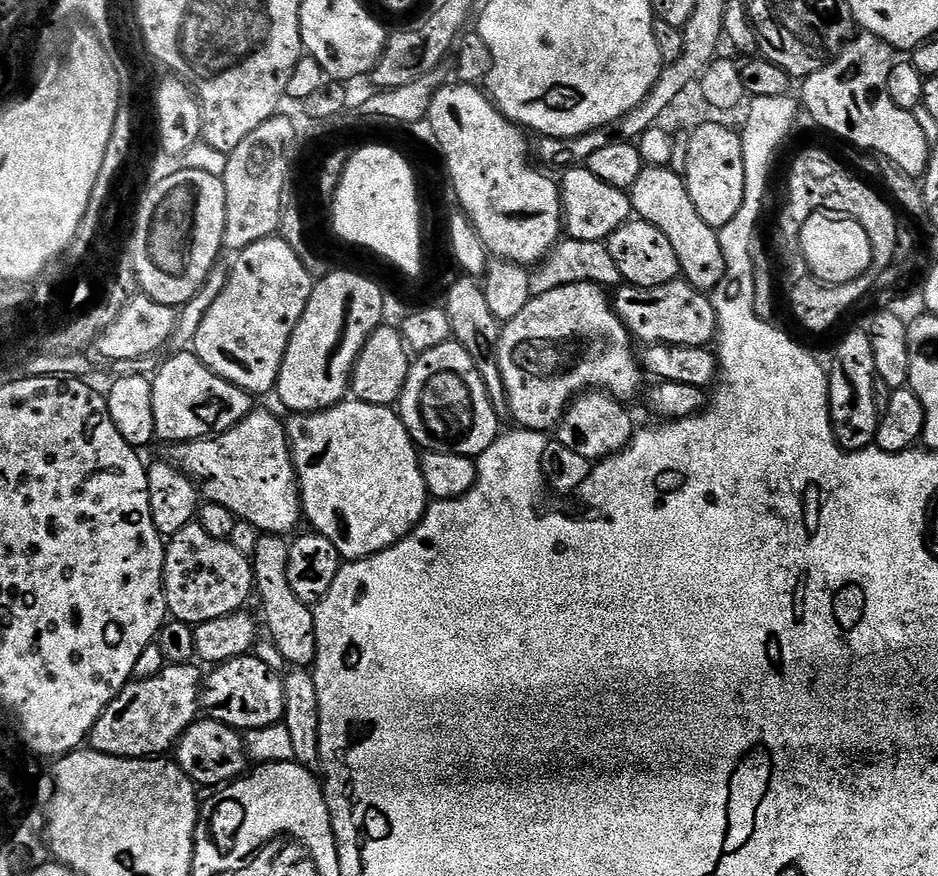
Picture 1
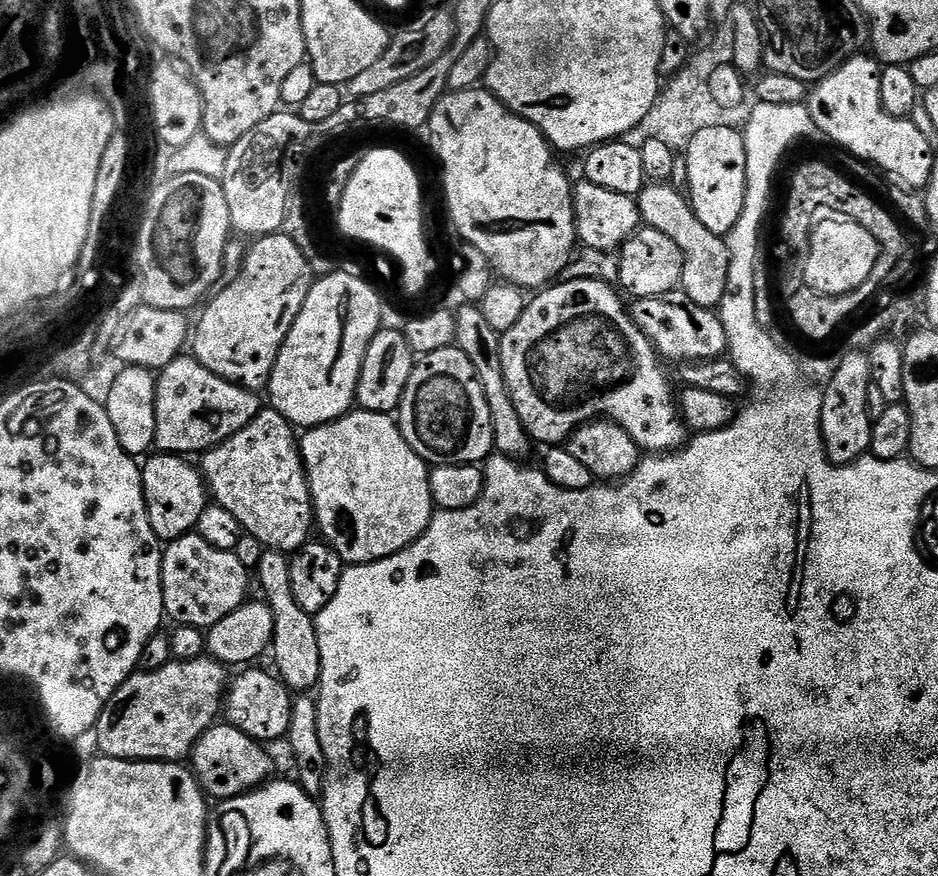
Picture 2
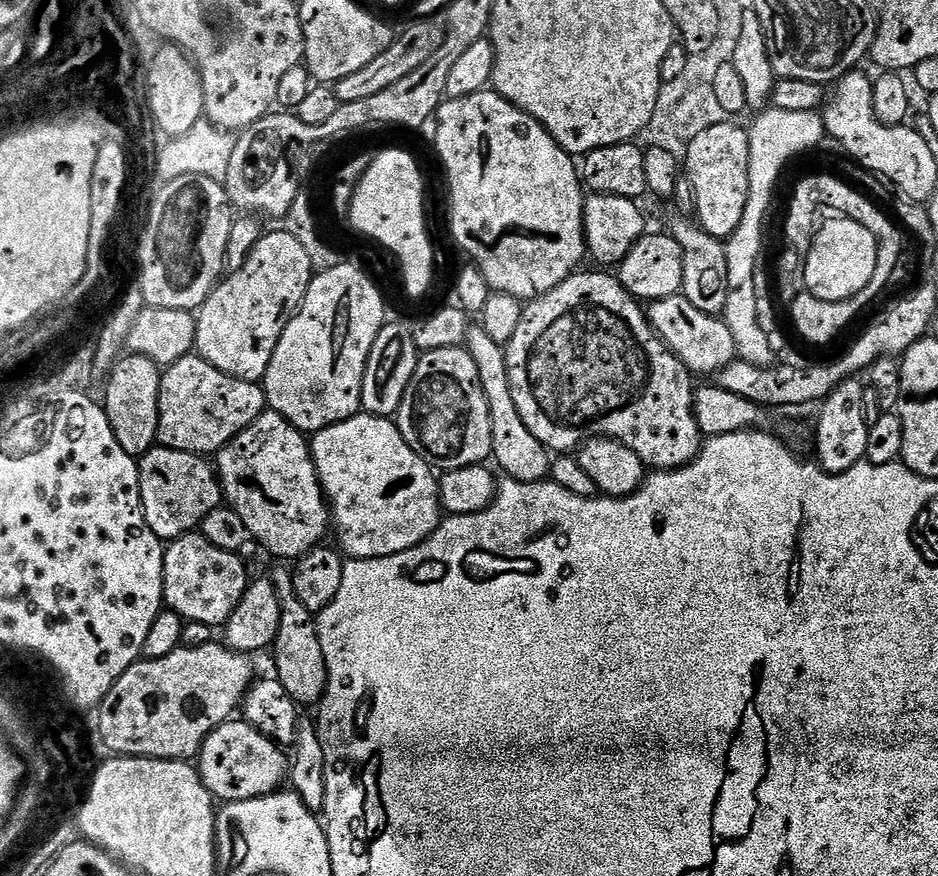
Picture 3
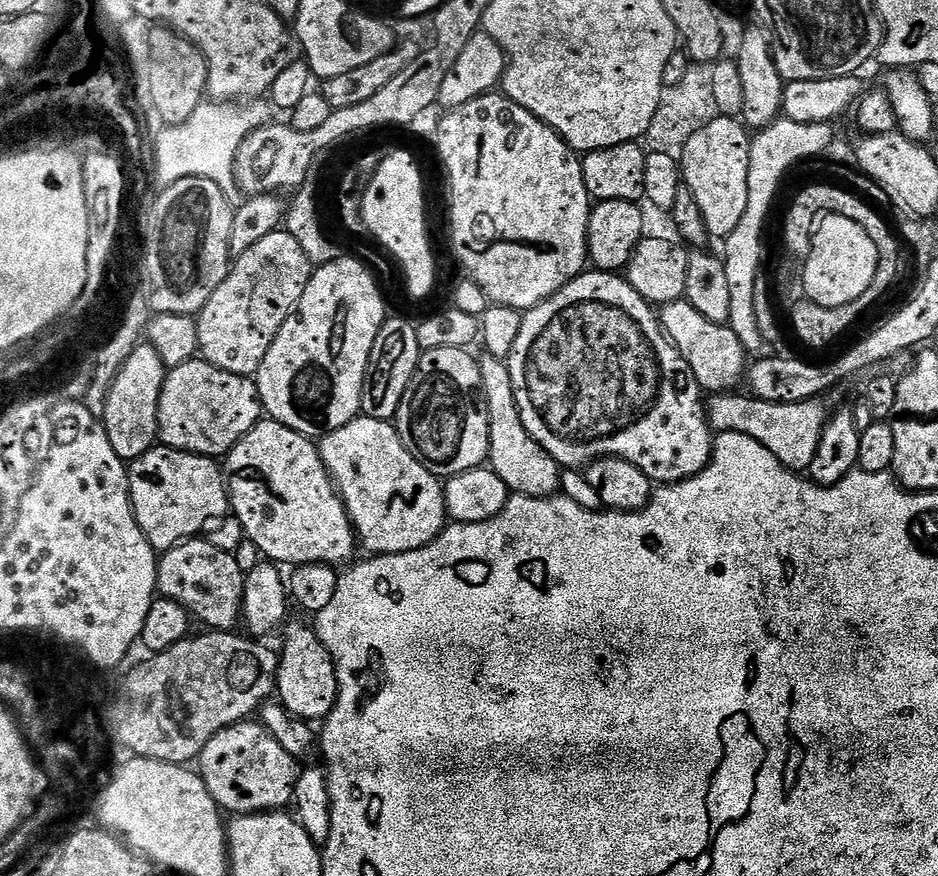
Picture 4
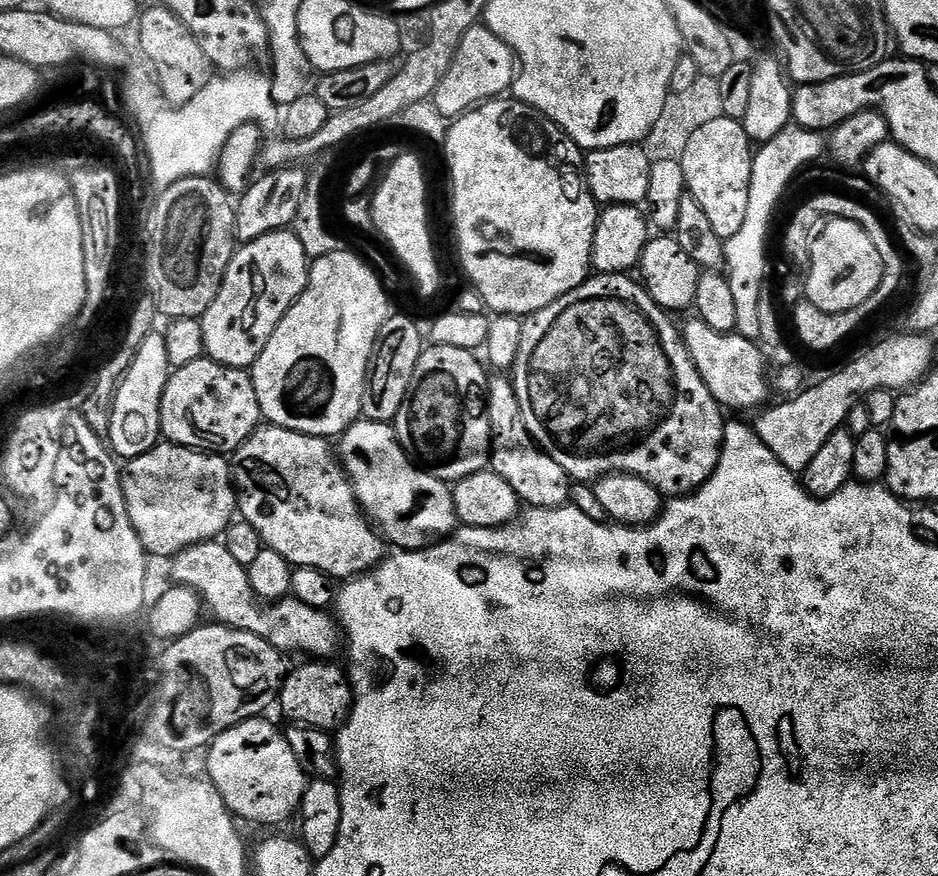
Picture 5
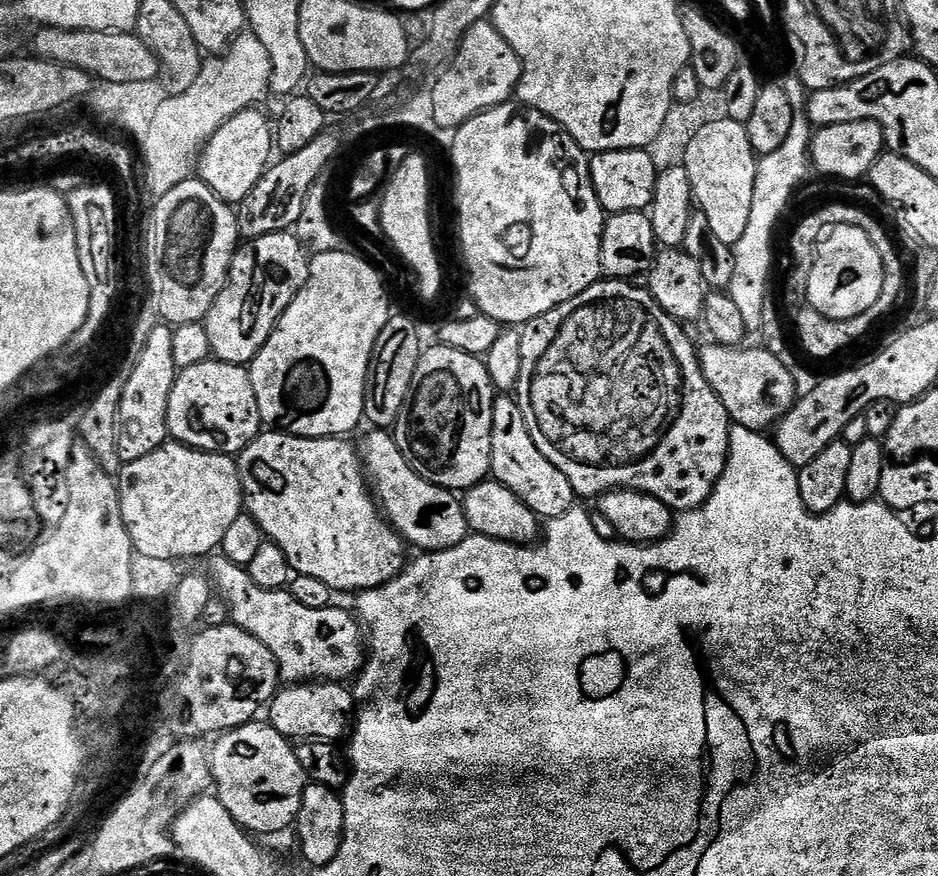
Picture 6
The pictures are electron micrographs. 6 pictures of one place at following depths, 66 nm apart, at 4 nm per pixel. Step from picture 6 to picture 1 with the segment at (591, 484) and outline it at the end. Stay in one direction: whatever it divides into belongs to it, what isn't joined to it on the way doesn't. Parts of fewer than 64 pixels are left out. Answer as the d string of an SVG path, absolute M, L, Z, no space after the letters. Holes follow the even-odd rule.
M572 284L533 296L518 318L501 327L498 342L498 366L508 395L508 412L519 427L537 434L555 429L564 411L577 396L589 390L603 390L621 402L628 399L646 380L638 352L632 349L634 337L620 321L609 293L599 284Z

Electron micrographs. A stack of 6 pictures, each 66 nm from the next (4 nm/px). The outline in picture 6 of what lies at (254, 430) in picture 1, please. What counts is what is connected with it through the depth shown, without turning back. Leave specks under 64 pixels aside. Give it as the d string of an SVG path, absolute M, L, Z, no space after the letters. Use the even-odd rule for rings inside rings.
M264 430L240 451L236 460L236 469L240 472L240 485L244 491L244 508L254 518L254 522L261 528L263 535L271 543L276 544L278 550L282 550L282 554L286 554L286 562L295 575L322 578L322 582L326 582L326 586L330 586L333 593L336 594L340 594L340 592L359 594L371 588L380 588L386 582L390 582L393 578L399 576L406 567L406 559L404 560L405 541L401 540L395 528L382 515L373 493L370 491L357 445L355 443L347 444L348 442L344 438L311 440L308 436L292 436L288 432L279 430Z

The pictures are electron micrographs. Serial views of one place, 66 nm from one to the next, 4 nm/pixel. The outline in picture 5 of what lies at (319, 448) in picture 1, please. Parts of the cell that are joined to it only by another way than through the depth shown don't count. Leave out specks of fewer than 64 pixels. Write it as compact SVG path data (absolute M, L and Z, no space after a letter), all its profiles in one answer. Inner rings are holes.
M359 419L351 424L338 440L338 459L348 477L356 501L369 521L378 529L381 537L396 550L415 550L431 548L447 540L458 527L456 507L452 497L452 488L445 481L434 478L425 472L413 457L404 451L391 423L380 424L377 420Z

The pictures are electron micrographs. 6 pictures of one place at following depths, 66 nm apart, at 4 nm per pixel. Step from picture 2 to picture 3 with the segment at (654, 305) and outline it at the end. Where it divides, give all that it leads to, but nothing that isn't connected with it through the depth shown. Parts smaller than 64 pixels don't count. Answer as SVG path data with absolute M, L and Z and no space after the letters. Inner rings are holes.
M683 294L653 300L647 305L646 315L652 329L660 335L664 345L688 367L689 372L721 372L729 362L737 359L734 334L719 316L702 314L698 306L692 305Z

